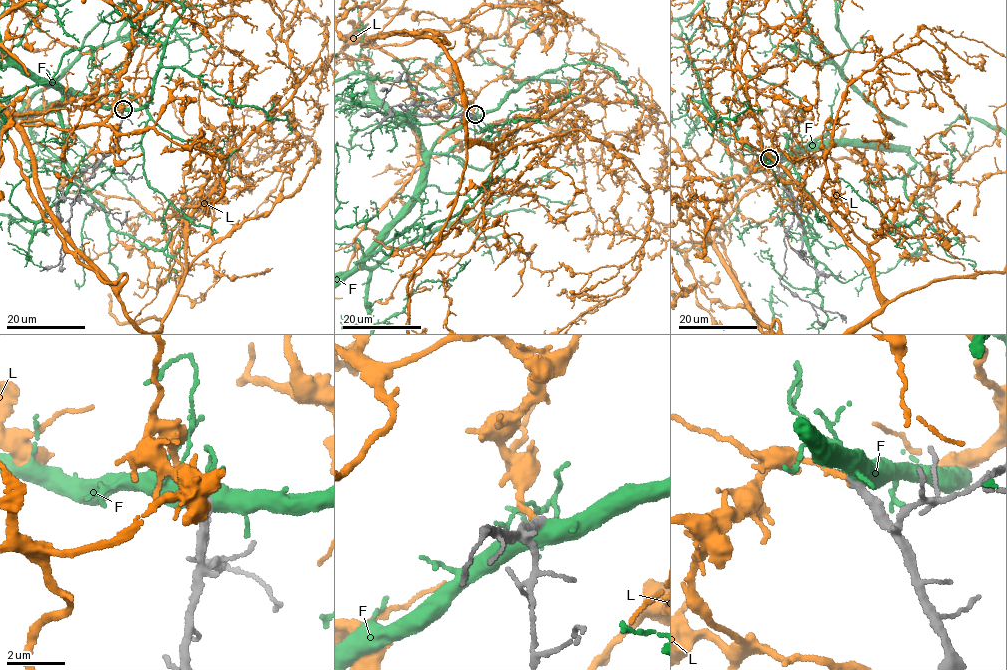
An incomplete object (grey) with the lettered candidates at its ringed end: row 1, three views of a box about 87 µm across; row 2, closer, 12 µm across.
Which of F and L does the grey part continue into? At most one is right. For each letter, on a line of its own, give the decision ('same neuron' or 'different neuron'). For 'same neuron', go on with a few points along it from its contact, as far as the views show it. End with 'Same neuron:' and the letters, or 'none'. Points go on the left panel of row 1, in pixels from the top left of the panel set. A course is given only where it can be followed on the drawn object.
F: different neuron
L: different neuron
Same neuron: none

